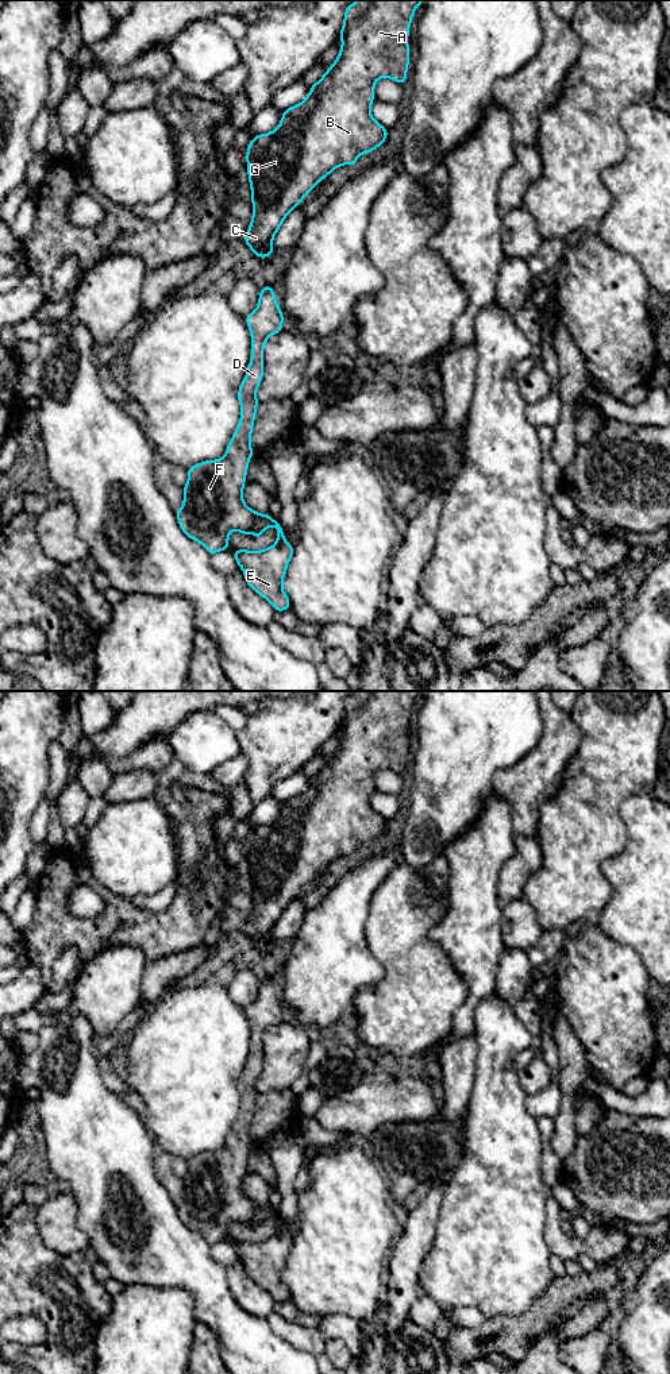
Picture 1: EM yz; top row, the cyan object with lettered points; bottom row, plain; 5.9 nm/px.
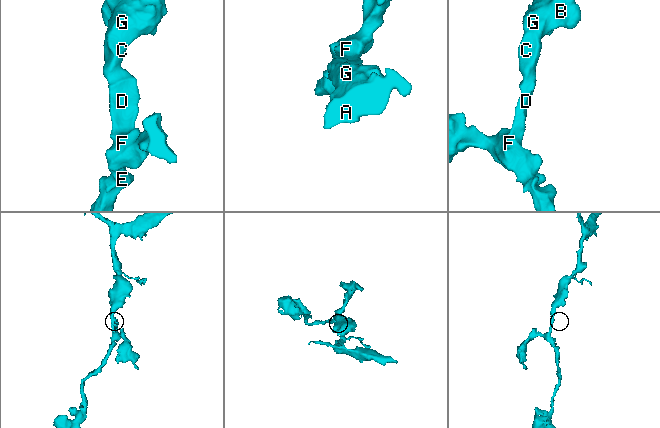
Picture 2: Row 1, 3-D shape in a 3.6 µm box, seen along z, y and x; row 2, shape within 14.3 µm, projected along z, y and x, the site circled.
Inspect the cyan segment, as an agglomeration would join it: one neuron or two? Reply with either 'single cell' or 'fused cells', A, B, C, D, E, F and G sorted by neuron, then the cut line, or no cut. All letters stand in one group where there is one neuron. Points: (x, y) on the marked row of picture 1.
single cell; groups A B C D E F G; cut none

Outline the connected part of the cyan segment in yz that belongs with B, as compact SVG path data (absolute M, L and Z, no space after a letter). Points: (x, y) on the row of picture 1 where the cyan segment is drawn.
M357 0L350 4L344 11L339 34L342 47L335 62L311 86L304 101L284 111L277 128L255 135L246 147L253 219L244 243L254 256L269 258L274 252L273 238L285 217L323 178L342 165L355 165L361 154L385 142L388 128L370 113L374 84L382 77L401 85L405 82L409 26L416 7L423 3L426 0Z

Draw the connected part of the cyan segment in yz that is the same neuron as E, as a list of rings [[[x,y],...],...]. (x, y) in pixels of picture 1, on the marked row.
[[[270,285],[261,289],[257,309],[247,314],[244,320],[251,333],[251,360],[238,390],[240,421],[227,445],[224,456],[217,460],[205,460],[188,468],[188,482],[184,486],[184,503],[176,513],[182,532],[190,540],[199,541],[209,555],[227,551],[231,530],[238,530],[246,536],[254,533],[255,539],[259,540],[265,529],[276,525],[277,541],[274,545],[262,551],[236,549],[232,556],[244,572],[246,583],[257,594],[267,599],[276,611],[284,611],[290,607],[290,601],[282,590],[282,580],[294,549],[284,539],[284,528],[278,521],[273,520],[269,514],[257,513],[243,502],[246,470],[250,458],[254,455],[250,436],[258,406],[257,389],[263,378],[263,346],[269,336],[282,331],[284,323],[281,308],[276,302],[276,296]]]

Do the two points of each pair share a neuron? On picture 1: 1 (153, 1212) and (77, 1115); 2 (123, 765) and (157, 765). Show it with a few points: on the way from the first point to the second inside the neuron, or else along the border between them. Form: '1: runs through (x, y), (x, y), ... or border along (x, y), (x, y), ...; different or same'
1: runs through (135, 1188), (93, 1139); same
2: runs through (131, 763), (149, 763); same

